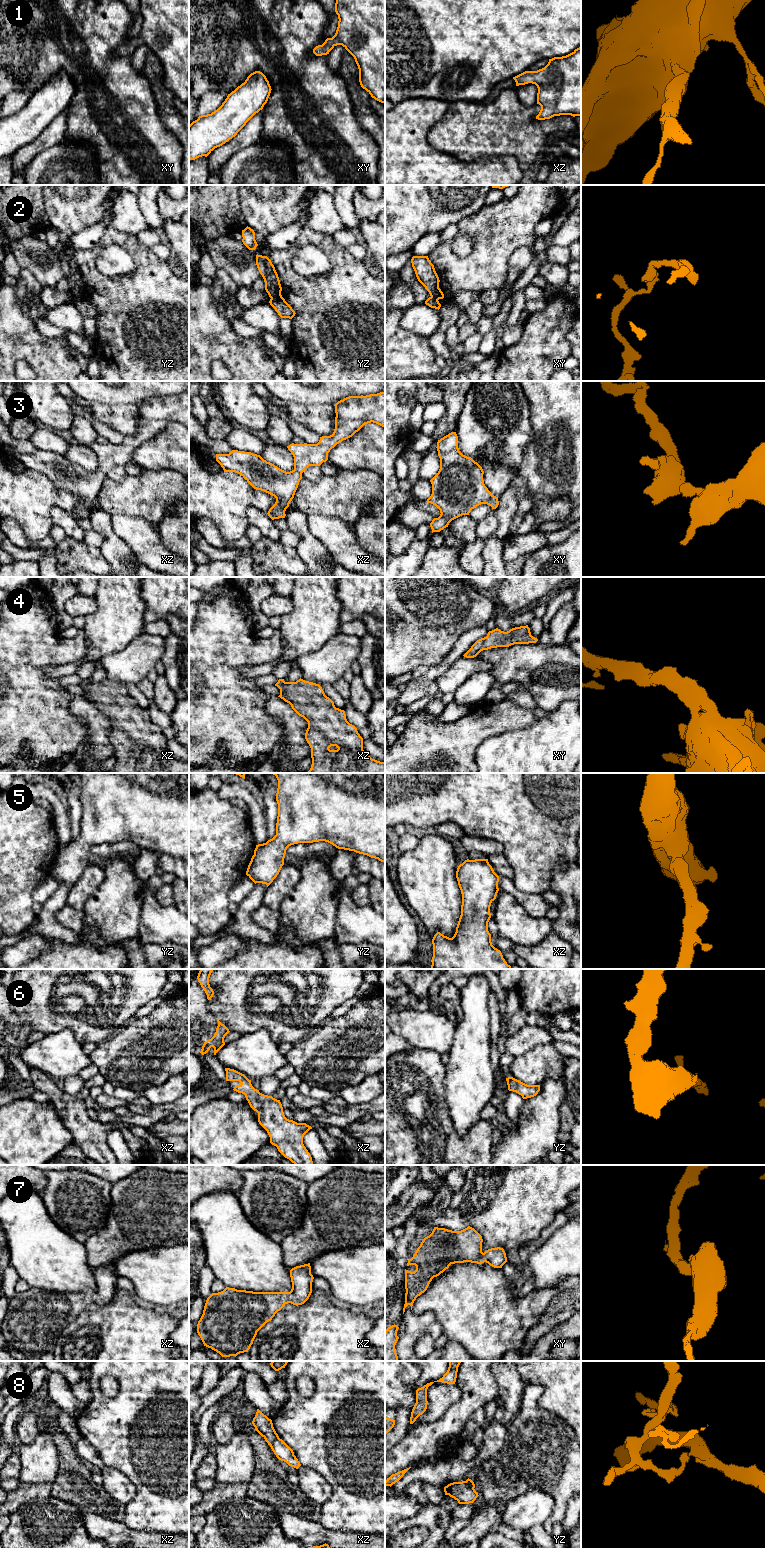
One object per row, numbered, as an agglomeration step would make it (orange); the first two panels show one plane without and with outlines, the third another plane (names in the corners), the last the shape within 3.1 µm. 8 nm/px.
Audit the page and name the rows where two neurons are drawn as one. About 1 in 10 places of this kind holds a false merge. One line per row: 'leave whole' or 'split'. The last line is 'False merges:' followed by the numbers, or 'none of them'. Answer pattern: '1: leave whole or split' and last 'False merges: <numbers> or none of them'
1: leave whole
2: split
3: leave whole
4: leave whole
5: leave whole
6: leave whole
7: leave whole
8: split
False merges: 2, 8

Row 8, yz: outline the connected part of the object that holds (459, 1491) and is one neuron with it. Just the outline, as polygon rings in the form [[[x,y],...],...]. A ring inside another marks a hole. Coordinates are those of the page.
[[[466,1481],[453,1482],[444,1487],[445,1495],[449,1495],[459,1504],[473,1503],[479,1496],[475,1489],[469,1488]]]

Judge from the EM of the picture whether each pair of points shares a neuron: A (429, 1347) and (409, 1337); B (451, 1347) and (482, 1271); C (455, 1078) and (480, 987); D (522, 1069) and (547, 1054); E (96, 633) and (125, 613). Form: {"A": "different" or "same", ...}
{"A": "different", "B": "different", "C": "same", "D": "same", "E": "same"}

